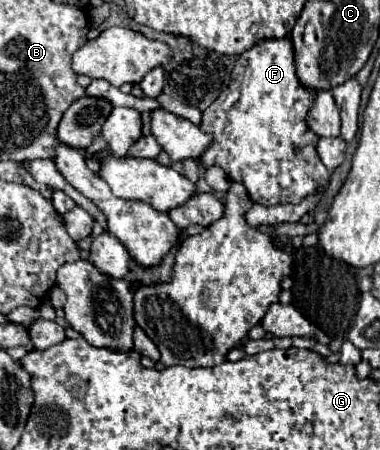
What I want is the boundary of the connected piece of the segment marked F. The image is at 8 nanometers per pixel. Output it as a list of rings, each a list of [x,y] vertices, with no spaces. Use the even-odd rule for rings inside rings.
[[[289,37],[283,39],[263,39],[257,45],[253,45],[249,51],[241,53],[237,57],[237,63],[231,73],[231,85],[217,101],[203,113],[201,129],[209,135],[213,135],[213,145],[203,153],[201,165],[211,167],[219,165],[227,171],[231,181],[243,183],[249,191],[251,201],[261,205],[277,205],[277,203],[297,203],[305,195],[315,193],[317,187],[327,185],[329,171],[325,165],[321,165],[321,159],[317,157],[317,141],[319,137],[307,127],[305,117],[309,109],[313,107],[315,93],[313,89],[307,89],[301,85],[297,73],[295,73],[295,61],[293,61],[293,43]],[[237,91],[239,99],[225,109],[225,99],[229,93]]]

